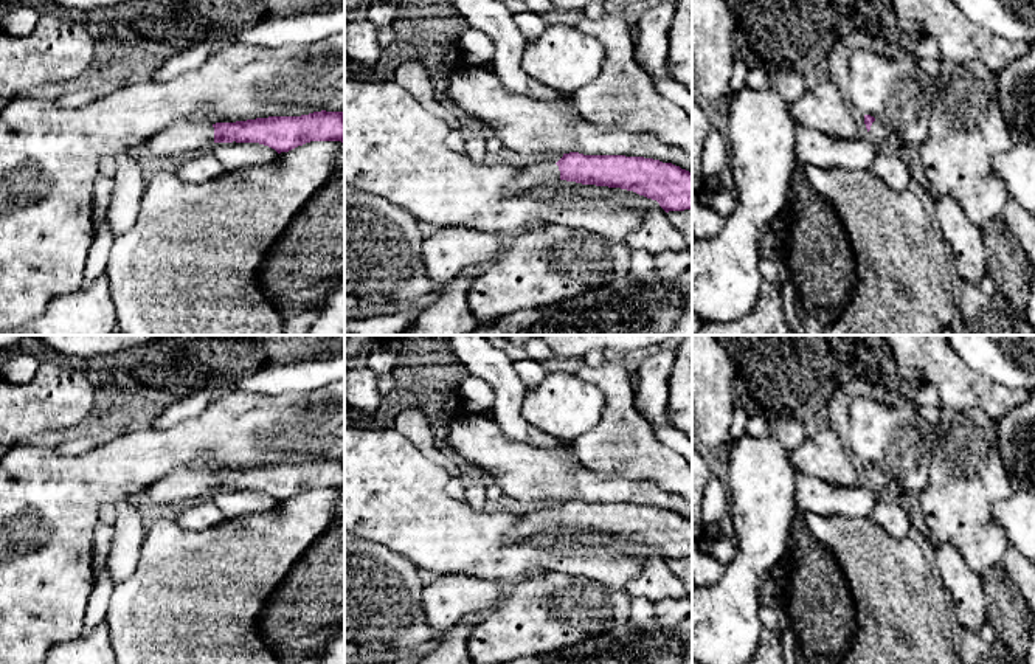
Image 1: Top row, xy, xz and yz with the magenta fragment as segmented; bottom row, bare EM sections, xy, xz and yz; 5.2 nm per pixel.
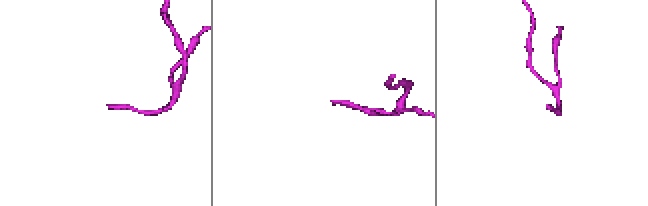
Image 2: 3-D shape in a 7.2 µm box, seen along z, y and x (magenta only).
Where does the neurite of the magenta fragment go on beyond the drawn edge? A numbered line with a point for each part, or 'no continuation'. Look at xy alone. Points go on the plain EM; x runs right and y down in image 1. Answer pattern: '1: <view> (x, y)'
1: xy (185, 486)

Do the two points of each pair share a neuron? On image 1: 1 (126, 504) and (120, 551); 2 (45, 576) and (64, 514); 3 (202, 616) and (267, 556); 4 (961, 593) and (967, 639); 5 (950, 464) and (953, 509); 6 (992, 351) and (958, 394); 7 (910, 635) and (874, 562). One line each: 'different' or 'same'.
1: same
2: same
3: same
4: different
5: same
6: different
7: same

